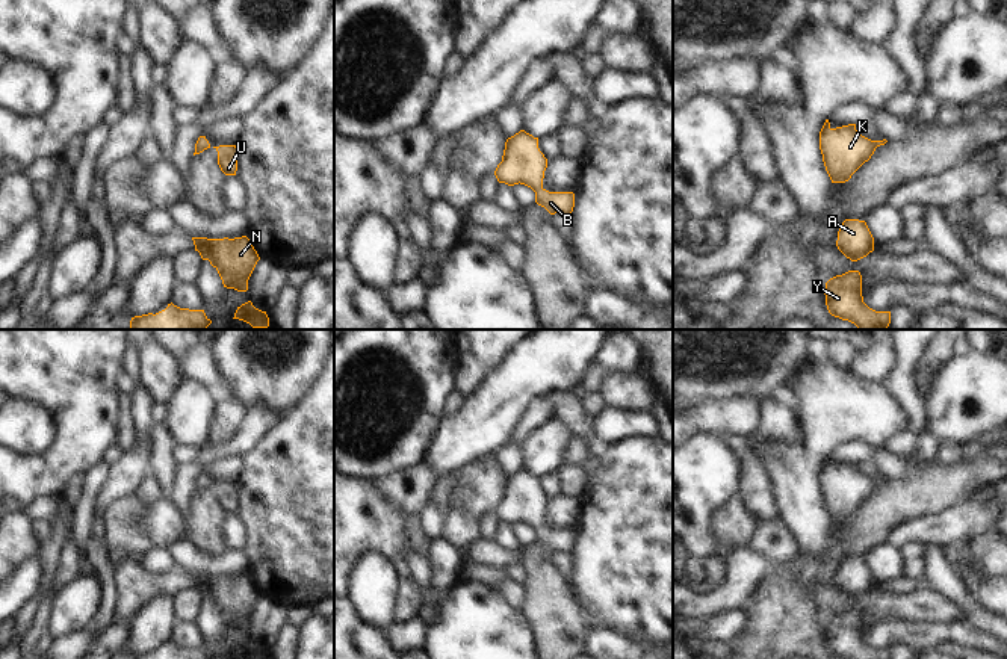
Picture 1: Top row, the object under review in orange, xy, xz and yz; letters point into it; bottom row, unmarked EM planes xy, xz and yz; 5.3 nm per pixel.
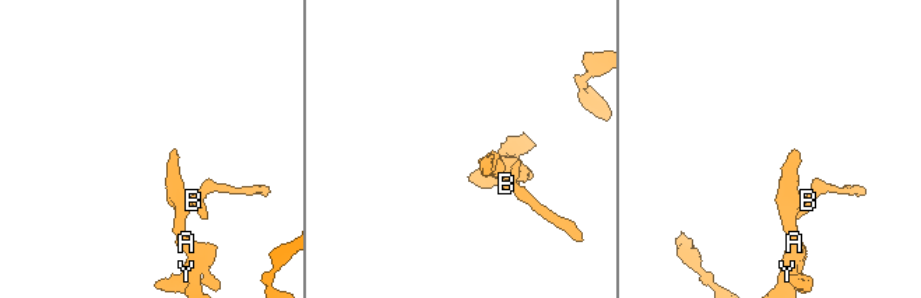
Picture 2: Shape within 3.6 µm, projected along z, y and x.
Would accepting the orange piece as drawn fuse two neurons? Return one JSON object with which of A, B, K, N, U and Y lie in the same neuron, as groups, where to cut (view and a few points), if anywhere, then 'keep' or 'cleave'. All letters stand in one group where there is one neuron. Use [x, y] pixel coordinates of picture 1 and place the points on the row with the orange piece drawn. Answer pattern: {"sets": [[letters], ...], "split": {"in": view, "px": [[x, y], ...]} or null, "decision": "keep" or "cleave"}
{"sets": [["A", "B", "K", "N", "U", "Y"]], "split": null, "decision": "keep"}

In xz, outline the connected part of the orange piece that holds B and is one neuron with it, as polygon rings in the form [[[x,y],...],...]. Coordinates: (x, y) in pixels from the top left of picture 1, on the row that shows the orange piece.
[[[520,130],[505,142],[502,162],[494,175],[508,186],[525,184],[535,192],[535,203],[550,215],[570,215],[575,207],[573,192],[549,192],[543,187],[547,159],[538,148],[538,138]]]

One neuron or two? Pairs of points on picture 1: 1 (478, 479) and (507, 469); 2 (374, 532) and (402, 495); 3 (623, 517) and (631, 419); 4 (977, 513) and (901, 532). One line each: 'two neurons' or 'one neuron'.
1: two neurons
2: two neurons
3: two neurons
4: one neuron

